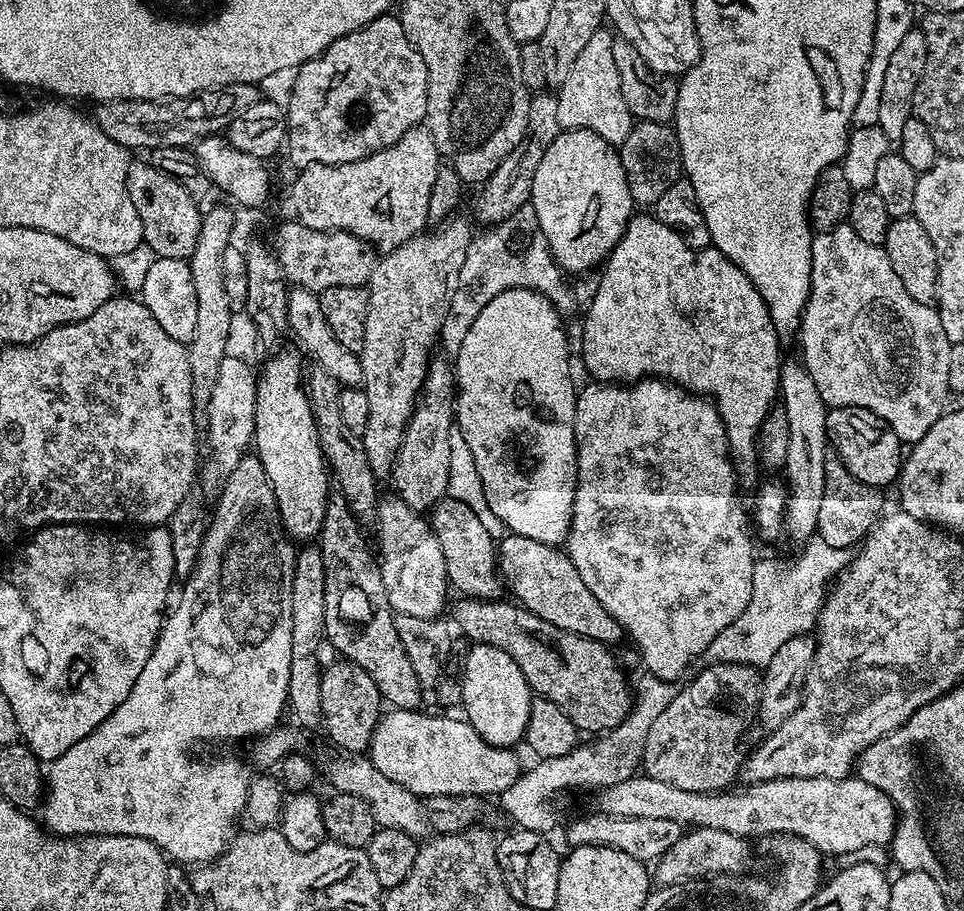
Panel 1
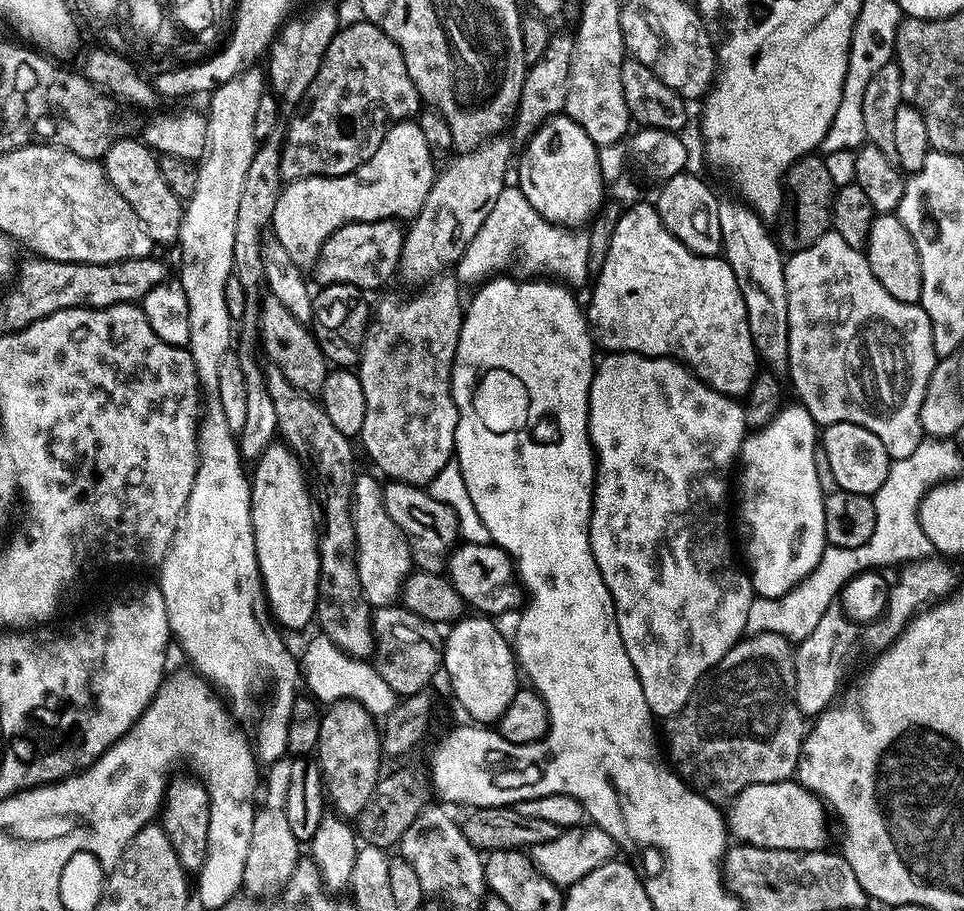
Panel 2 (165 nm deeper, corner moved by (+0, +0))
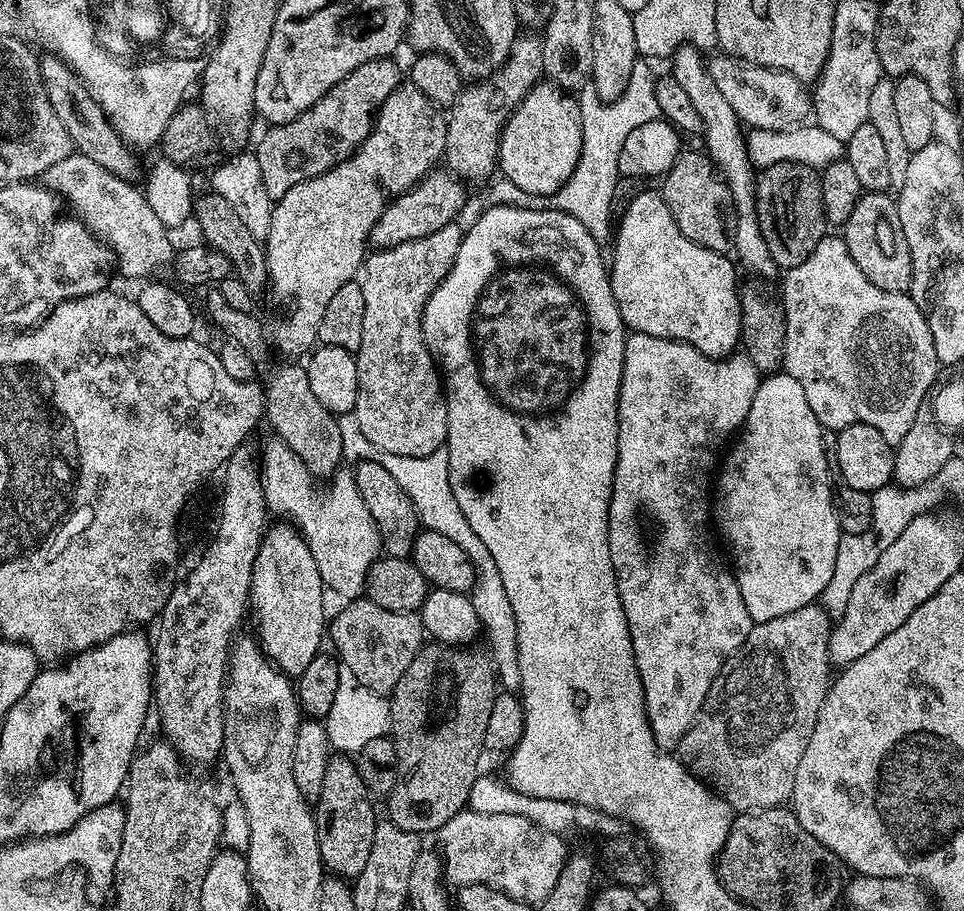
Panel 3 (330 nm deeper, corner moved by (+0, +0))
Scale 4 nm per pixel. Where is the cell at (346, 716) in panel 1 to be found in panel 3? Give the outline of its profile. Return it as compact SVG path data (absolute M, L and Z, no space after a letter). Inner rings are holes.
M344 754L333 755L326 766L322 794L314 801L320 858L333 877L352 882L362 874L370 858L370 846L374 846L374 830L378 823L372 803L373 797L366 782L362 782L362 774L358 774L355 759Z

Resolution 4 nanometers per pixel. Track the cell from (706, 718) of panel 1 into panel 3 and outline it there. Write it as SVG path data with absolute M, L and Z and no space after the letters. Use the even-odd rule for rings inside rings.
M819 603L808 604L802 610L794 610L790 614L782 614L782 618L770 618L765 624L753 624L746 642L729 656L728 660L720 667L706 698L702 702L702 710L697 714L695 722L686 730L678 745L678 759L684 767L695 774L698 779L704 781L716 795L721 796L724 801L737 813L754 813L761 809L778 808L787 805L792 799L794 790L794 773L798 770L798 762L810 743L810 734L814 734L814 722L818 722L818 714L822 710L822 702L828 693L830 675L830 661L828 658L828 647L830 646L830 634L834 620L828 612L820 607Z

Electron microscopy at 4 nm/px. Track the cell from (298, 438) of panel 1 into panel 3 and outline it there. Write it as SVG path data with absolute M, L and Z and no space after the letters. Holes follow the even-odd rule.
M288 522L273 523L265 531L258 558L254 558L250 612L256 615L255 635L265 656L289 678L299 678L312 659L321 655L320 639L326 636L324 596L318 562L314 562L300 529Z

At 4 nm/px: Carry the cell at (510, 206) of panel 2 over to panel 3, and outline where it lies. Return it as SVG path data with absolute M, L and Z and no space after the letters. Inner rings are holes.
M638 62L634 70L630 70L630 82L626 82L626 90L618 98L606 101L600 99L592 87L588 86L579 93L580 113L582 114L582 152L578 158L578 166L574 166L574 174L570 174L567 182L554 194L539 196L526 194L526 190L518 190L514 182L496 178L487 185L489 205L509 204L515 208L537 208L538 210L558 210L578 218L582 226L586 226L596 243L604 246L614 236L614 217L610 212L610 198L613 197L614 186L620 183L618 170L618 154L622 154L622 145L626 137L634 131L634 126L643 126L651 120L661 119L656 93L657 73L652 73L648 62Z

